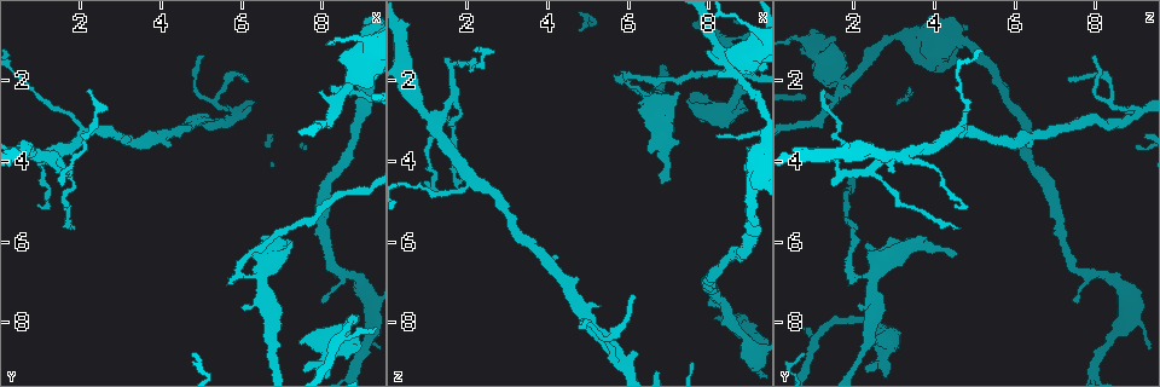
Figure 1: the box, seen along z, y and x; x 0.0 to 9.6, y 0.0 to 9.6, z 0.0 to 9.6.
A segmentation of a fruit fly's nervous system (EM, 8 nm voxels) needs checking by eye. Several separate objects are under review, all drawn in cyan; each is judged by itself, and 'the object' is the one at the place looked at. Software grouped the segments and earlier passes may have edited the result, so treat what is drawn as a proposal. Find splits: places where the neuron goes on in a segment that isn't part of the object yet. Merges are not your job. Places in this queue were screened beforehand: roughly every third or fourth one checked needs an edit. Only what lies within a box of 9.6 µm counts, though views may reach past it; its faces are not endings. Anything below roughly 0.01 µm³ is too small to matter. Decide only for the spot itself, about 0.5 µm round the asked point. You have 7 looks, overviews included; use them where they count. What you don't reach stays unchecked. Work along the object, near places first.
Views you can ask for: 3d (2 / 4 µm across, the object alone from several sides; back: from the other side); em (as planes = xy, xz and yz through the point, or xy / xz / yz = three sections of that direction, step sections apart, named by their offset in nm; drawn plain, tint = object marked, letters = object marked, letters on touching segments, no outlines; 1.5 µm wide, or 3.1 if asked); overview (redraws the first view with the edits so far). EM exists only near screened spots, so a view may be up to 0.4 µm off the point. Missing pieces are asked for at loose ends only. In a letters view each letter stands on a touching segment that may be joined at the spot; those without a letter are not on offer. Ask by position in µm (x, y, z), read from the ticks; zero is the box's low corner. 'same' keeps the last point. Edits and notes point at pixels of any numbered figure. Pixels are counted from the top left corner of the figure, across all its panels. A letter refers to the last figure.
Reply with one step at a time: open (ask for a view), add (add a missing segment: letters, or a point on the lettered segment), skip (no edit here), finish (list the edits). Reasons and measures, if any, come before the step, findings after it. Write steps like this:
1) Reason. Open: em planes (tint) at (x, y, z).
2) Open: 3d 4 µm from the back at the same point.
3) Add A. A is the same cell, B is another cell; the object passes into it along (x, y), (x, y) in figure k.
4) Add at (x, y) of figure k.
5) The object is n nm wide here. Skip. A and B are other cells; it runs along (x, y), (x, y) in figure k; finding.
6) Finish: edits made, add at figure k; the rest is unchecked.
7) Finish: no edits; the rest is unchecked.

An open end. Open: 3d 2 µm at (8.20, 2.20, 1.85).

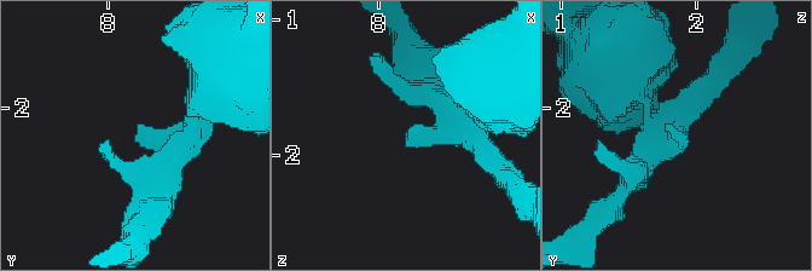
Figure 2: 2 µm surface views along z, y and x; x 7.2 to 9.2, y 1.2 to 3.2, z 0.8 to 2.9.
Open: em planes (letters) at (8.16, 2.24, 1.90).

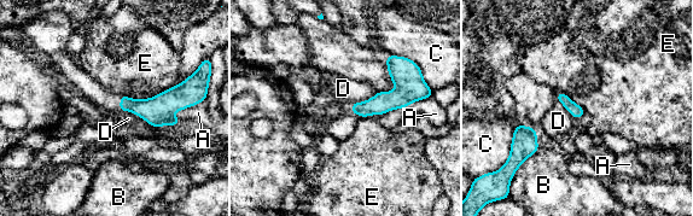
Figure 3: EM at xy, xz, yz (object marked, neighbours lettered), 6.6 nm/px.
Skip. A, B, C, D and E are other cells; it runs along (396, 59), (399, 89), (355, 110) in figure 3; none of them fits.

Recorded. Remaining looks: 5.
An open end. Open: em yz step 4 (letters) at (8.85, 8.60, 2.50).

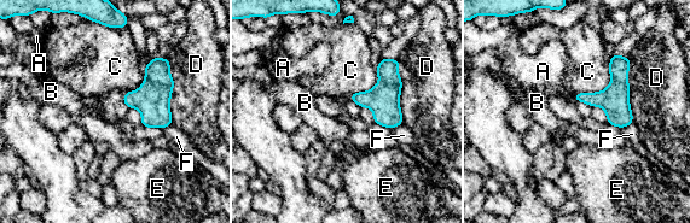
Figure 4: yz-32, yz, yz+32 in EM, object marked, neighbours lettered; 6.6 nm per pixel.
Cut it another way. Open: em planes (letters) at the same point.

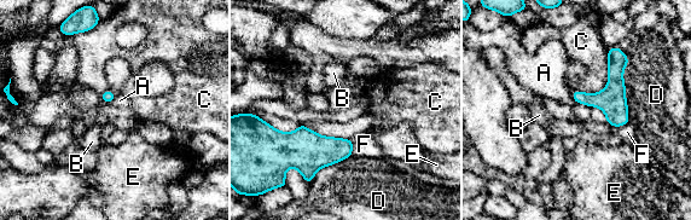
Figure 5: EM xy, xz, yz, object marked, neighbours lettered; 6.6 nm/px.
The longest contact is with D, 440 nm. Skip. A, B, C, D, E and F are other cells; a border runs along (570, 94), (575, 102) in figure 5; none of them fits.

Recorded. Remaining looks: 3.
An open end. Open: em yz step 8 (letters) at (7.25, 6.00, 2.35).

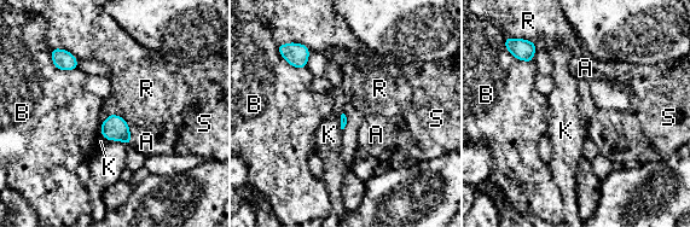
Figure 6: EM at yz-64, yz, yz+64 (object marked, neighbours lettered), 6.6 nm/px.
Cut it another way. Open: em planes (letters) at the same point.

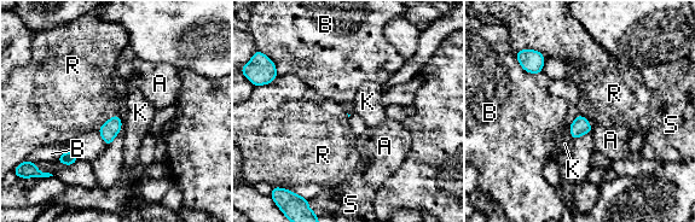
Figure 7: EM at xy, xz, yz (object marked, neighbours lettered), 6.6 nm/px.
Skip. A, B, K, R and S are other cells; a border runs along (116, 114), (98, 130) in figure 7; no lettered segment goes on from it.

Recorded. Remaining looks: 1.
Finish: no edits; the rest is unchecked.

